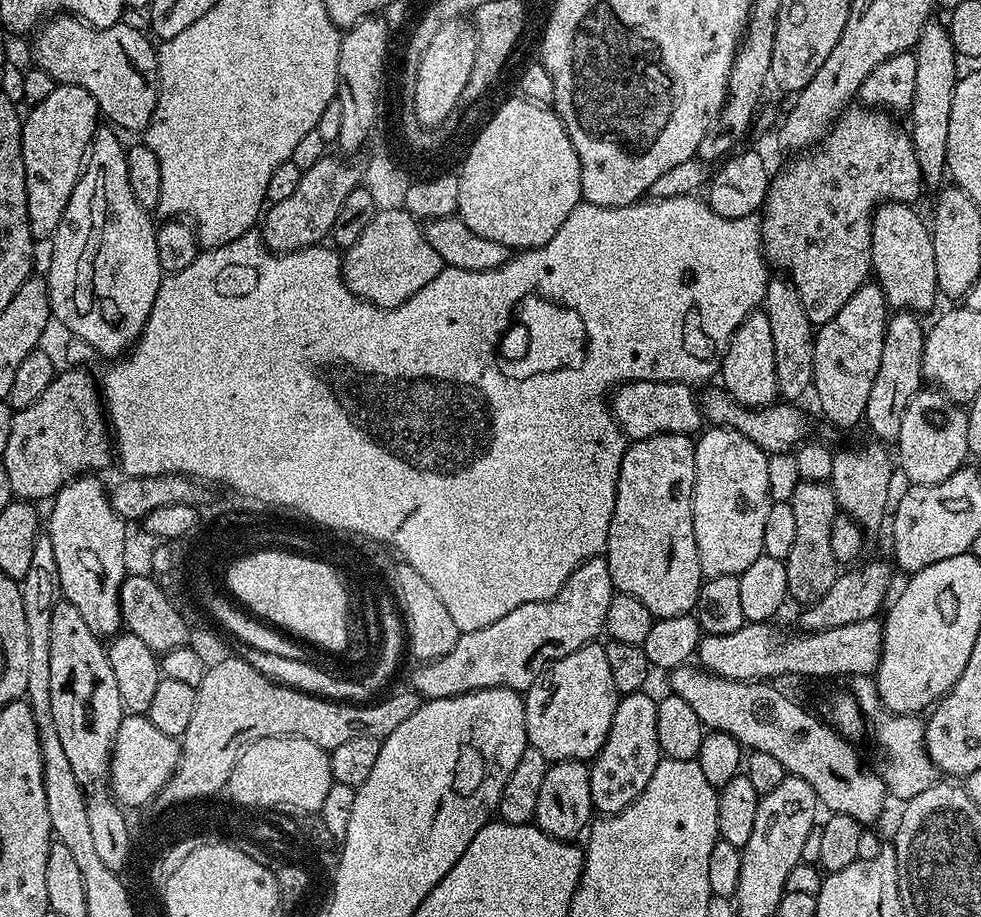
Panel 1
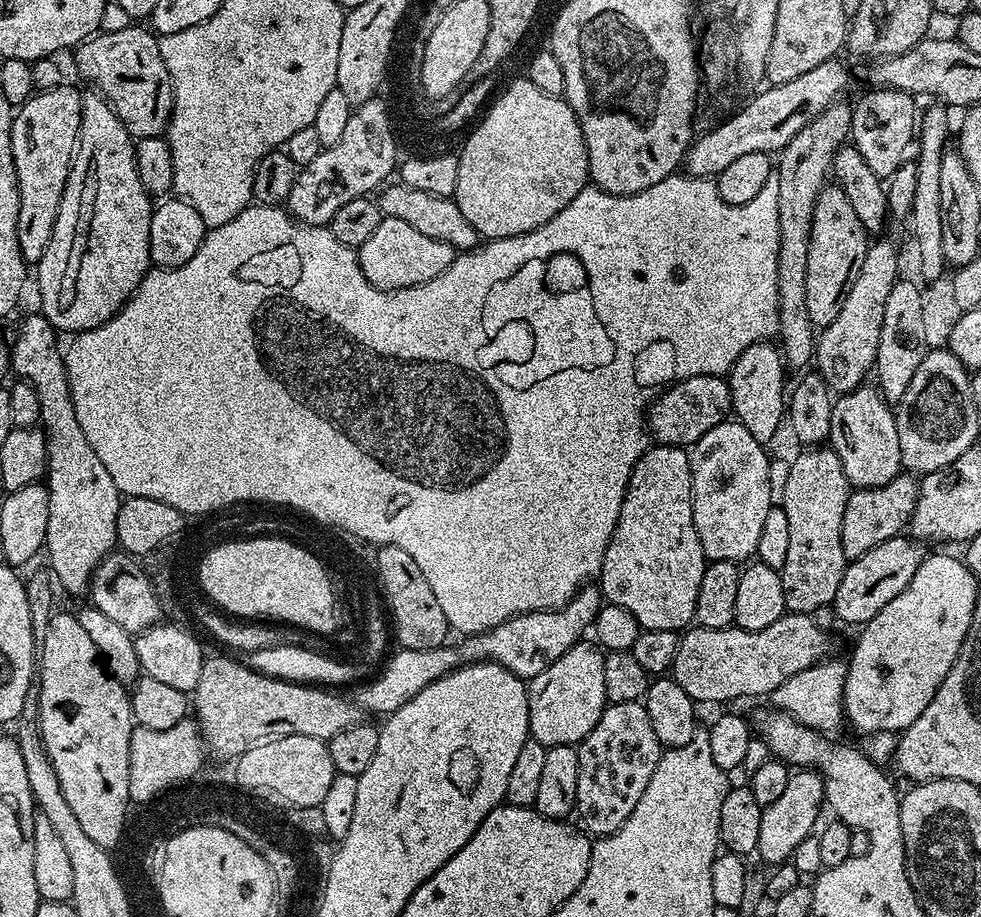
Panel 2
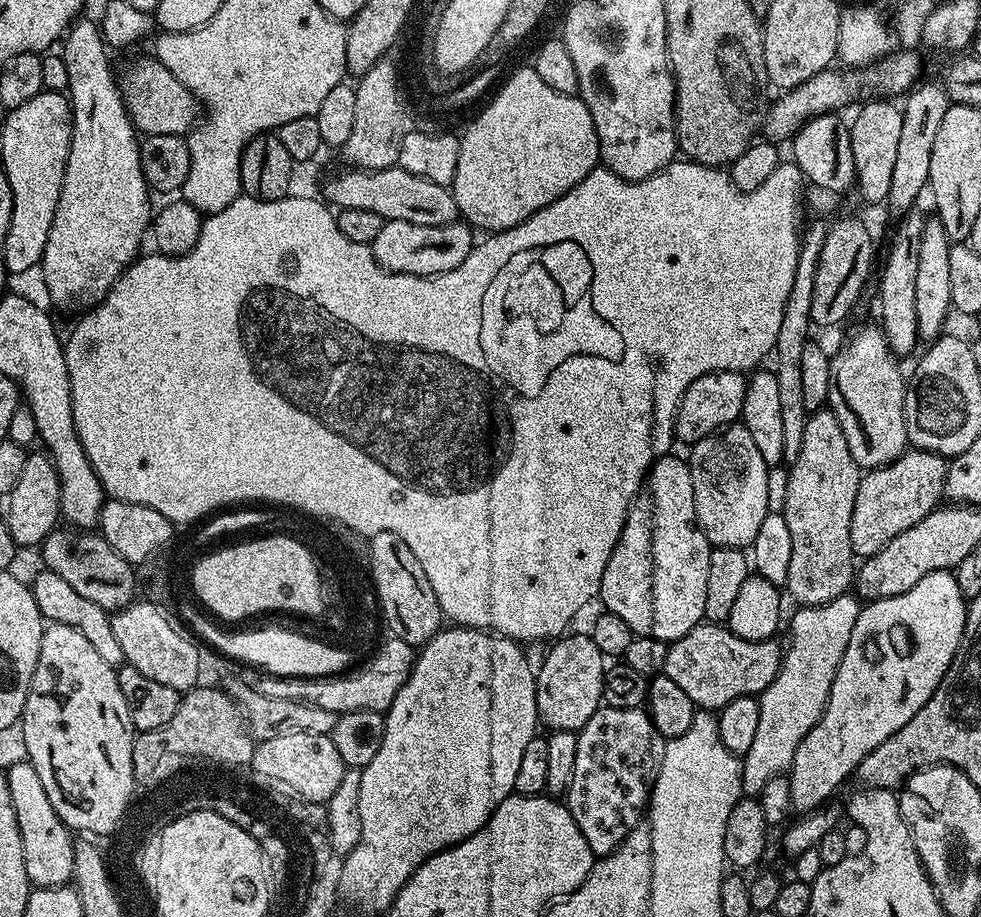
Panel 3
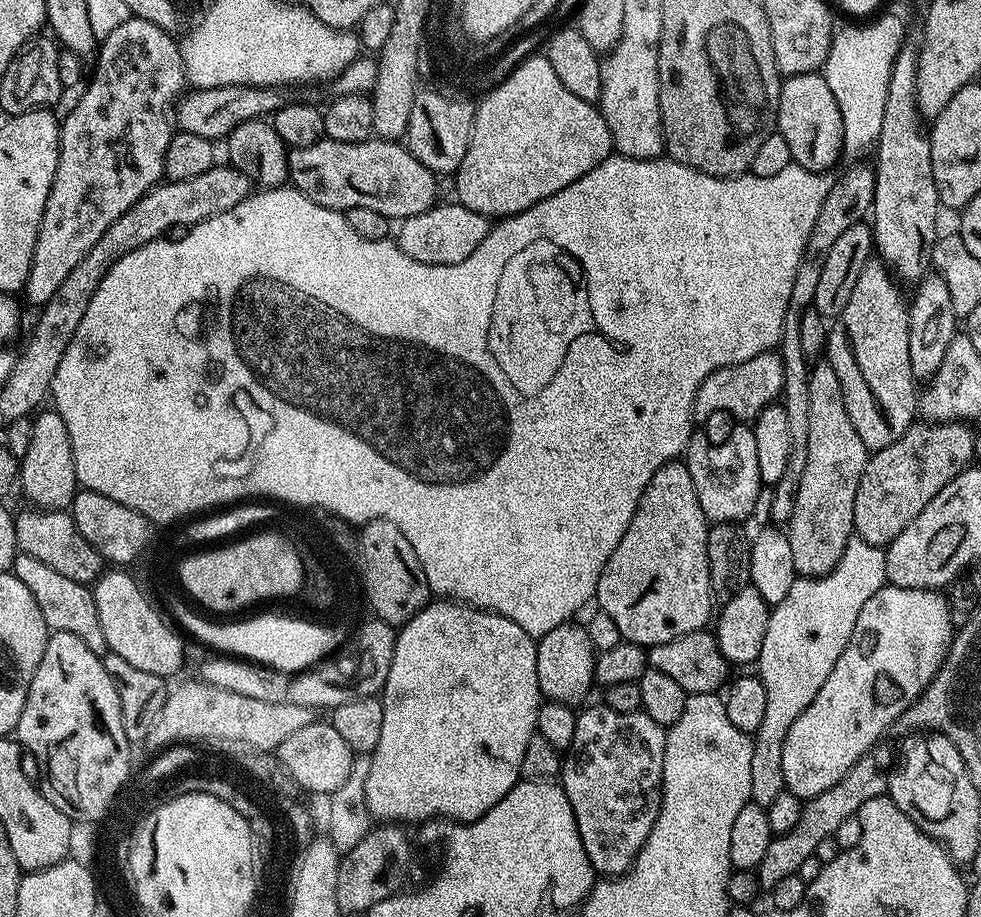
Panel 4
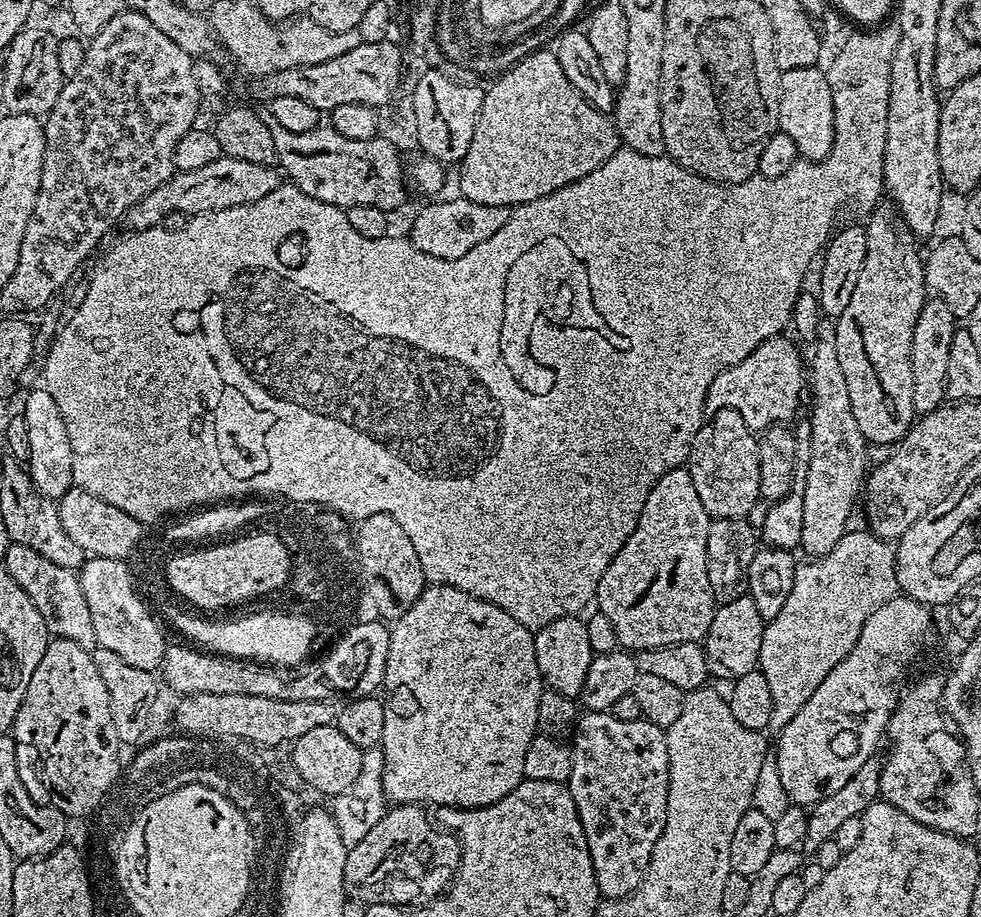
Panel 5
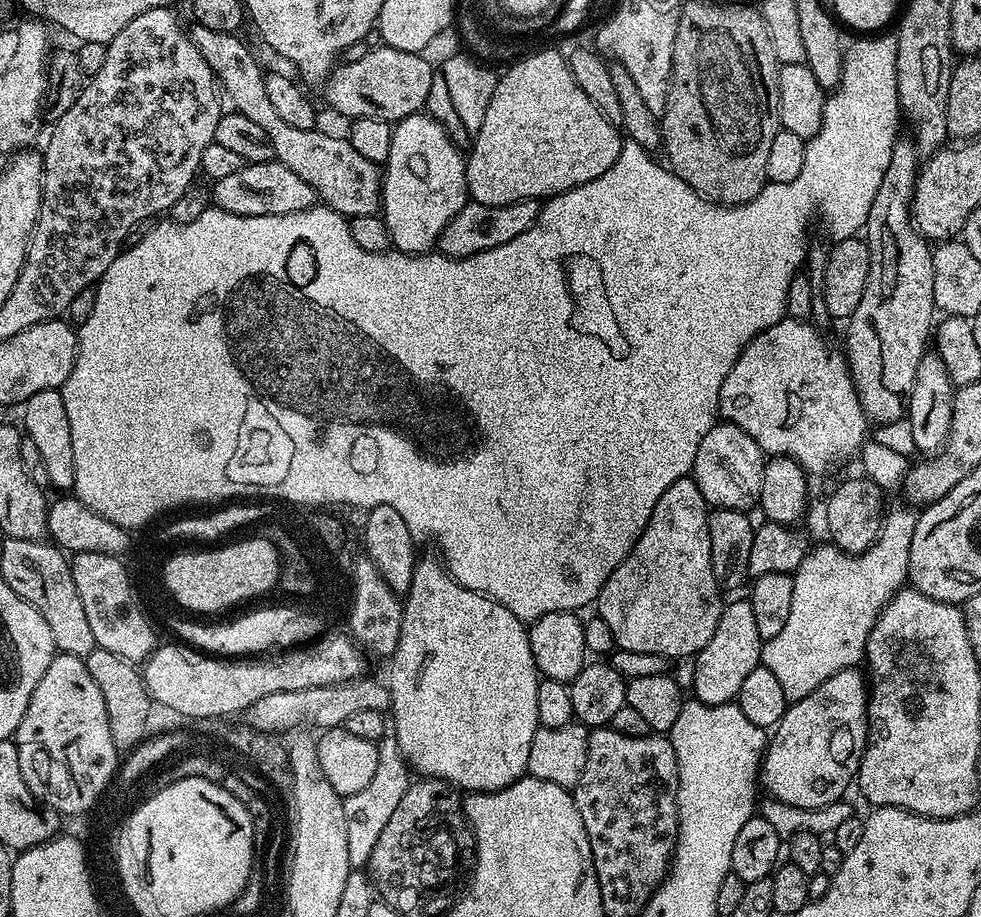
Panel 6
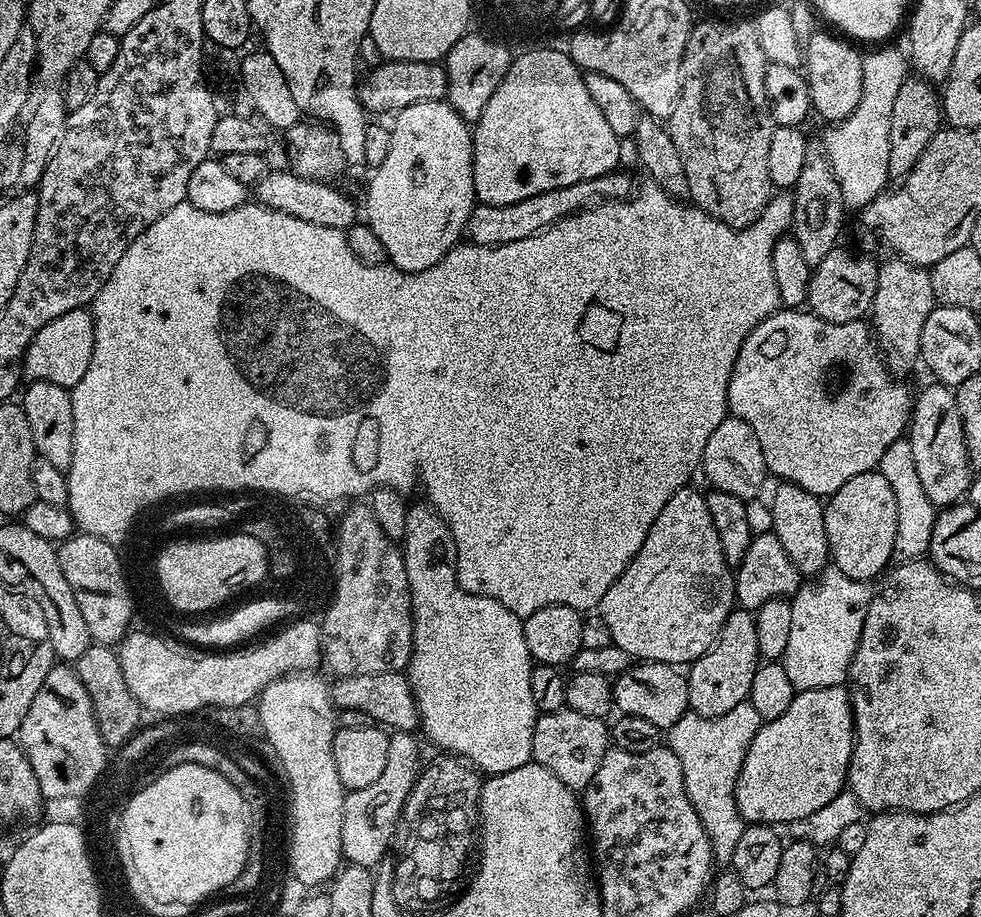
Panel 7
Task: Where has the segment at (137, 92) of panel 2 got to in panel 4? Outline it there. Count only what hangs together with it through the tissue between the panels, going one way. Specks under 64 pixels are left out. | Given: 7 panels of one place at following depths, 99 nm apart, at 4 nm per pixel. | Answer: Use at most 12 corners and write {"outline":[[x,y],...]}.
{"outline":[[248,84],[188,91],[175,127],[213,142],[271,117],[279,89]]}

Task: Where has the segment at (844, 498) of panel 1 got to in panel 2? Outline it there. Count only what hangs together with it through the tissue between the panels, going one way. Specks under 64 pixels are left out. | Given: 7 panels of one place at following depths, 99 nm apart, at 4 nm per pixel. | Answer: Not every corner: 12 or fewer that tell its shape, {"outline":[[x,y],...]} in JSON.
{"outline":[[835,397],[830,447],[853,489],[901,475],[893,405]]}

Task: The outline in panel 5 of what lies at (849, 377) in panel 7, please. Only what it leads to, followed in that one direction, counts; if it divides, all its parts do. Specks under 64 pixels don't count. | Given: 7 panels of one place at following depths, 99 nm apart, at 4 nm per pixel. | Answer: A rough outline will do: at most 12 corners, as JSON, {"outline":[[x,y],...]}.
{"outline":[[781,334],[722,370],[705,413],[756,434],[791,421],[806,360]]}

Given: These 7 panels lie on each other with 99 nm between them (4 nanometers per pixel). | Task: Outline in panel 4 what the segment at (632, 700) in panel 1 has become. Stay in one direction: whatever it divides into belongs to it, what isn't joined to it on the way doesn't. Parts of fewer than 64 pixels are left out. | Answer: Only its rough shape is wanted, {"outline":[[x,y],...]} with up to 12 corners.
{"outline":[[585,707],[558,780],[592,869],[631,867],[660,813],[666,732]]}

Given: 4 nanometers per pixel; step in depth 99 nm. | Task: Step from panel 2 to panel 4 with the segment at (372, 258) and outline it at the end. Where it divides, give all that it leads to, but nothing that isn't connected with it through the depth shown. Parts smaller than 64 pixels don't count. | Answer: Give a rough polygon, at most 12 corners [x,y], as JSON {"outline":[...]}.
{"outline":[[459,202],[399,221],[423,264],[457,264],[482,246],[489,217]]}

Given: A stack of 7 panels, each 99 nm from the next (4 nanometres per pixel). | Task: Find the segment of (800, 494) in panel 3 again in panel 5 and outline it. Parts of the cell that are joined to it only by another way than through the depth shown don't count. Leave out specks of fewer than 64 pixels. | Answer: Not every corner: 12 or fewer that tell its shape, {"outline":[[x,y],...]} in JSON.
{"outline":[[837,328],[806,354],[810,465],[800,545],[829,553],[868,472]]}

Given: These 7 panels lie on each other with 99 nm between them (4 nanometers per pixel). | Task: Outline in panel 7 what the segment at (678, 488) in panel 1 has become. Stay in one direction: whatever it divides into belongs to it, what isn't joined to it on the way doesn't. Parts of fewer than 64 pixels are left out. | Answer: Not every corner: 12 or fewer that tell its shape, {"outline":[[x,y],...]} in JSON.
{"outline":[[679,488],[602,594],[613,644],[691,665],[736,604],[703,491]]}

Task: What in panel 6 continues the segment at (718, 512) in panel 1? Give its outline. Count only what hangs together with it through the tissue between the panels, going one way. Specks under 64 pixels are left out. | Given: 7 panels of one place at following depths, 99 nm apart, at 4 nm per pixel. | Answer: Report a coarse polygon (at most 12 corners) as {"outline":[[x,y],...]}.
{"outline":[[736,424],[702,438],[690,476],[709,506],[759,505],[766,454]]}

